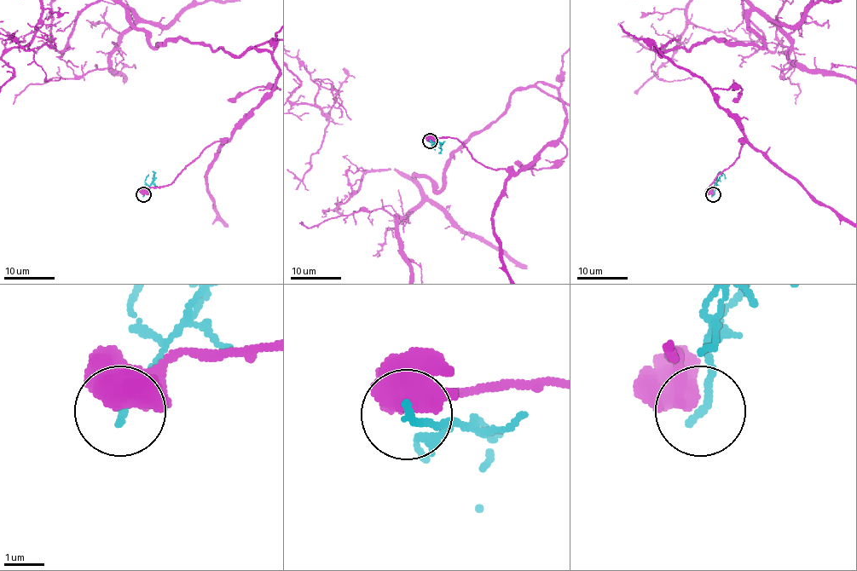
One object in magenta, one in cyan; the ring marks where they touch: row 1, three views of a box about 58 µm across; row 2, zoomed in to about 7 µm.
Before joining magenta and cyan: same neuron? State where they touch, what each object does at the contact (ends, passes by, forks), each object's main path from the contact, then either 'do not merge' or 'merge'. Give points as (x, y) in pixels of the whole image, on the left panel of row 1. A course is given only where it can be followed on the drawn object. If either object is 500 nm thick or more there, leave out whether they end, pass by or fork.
place (143, 194); course magenta (143, 193), (232, 135), (280, 71), (249, 48), (152, 47); course cyan (143, 194), (153, 181), (154, 172), (152, 178); do not merge

